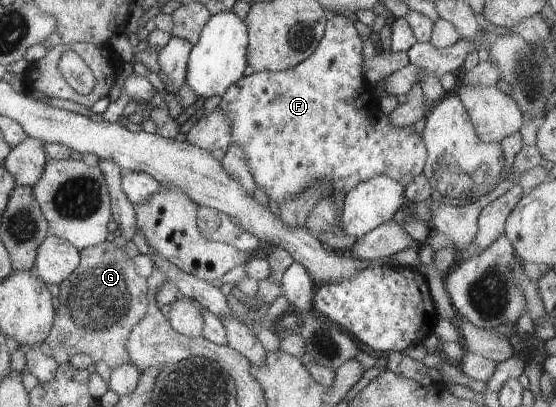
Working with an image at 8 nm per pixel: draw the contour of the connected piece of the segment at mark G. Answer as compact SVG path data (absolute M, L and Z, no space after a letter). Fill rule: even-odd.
M120 240L116 242L104 241L96 246L79 250L81 261L58 285L60 306L55 310L51 333L42 341L40 350L52 357L59 365L69 362L69 358L78 353L92 356L95 362L103 361L111 366L130 362L127 350L127 340L132 329L144 318L151 300L146 278L136 273L132 258L126 255Z

